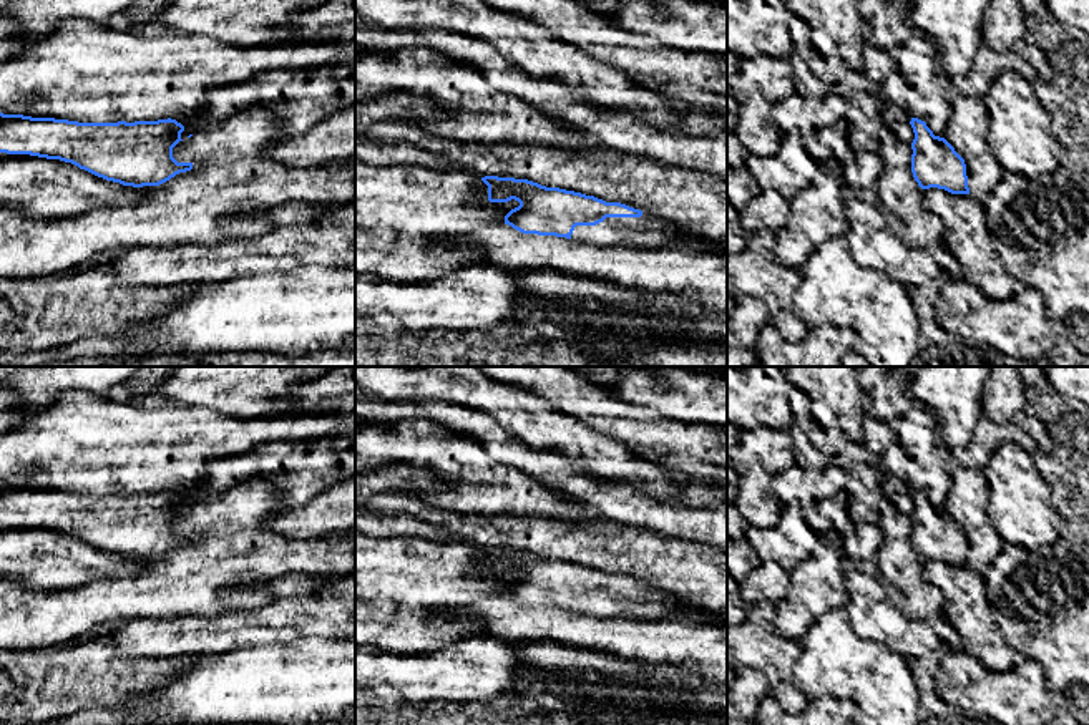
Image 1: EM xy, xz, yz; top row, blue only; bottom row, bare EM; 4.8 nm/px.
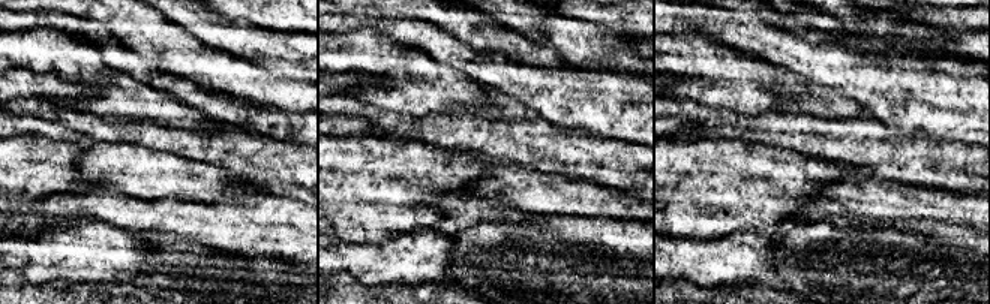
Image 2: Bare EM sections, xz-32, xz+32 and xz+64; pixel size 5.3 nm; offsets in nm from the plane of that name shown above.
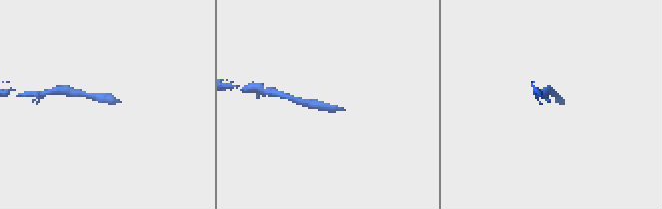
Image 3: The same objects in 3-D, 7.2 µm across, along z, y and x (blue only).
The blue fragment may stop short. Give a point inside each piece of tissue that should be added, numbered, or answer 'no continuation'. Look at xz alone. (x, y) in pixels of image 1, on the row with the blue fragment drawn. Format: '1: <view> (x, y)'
1: xz (648, 231)

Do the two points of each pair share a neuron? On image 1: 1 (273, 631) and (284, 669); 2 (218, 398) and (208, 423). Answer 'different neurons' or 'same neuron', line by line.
1: different neurons
2: different neurons

